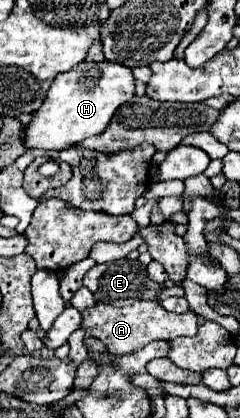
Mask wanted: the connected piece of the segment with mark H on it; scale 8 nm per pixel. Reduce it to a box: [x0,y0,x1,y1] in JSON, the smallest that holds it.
[22,61,134,149]

